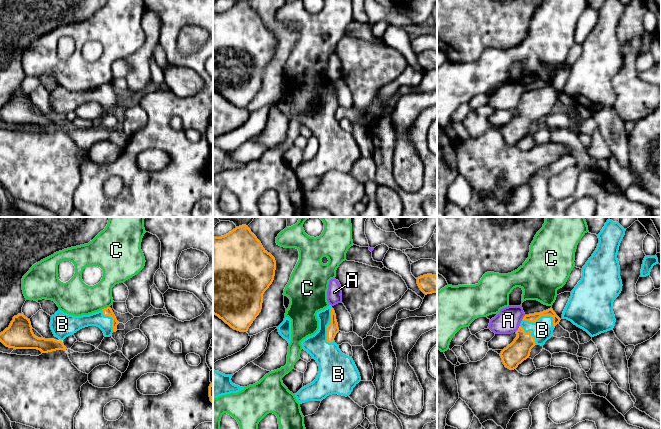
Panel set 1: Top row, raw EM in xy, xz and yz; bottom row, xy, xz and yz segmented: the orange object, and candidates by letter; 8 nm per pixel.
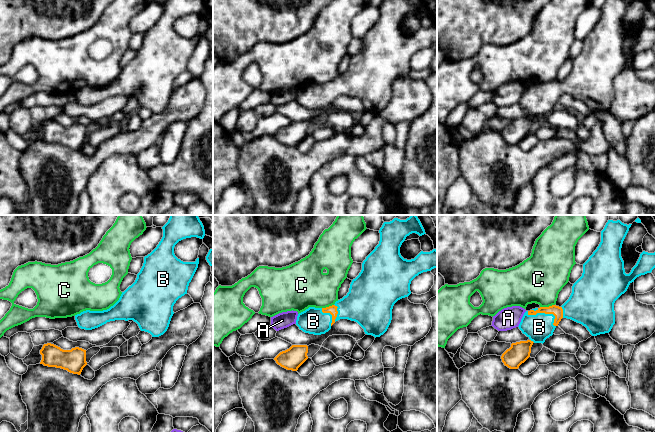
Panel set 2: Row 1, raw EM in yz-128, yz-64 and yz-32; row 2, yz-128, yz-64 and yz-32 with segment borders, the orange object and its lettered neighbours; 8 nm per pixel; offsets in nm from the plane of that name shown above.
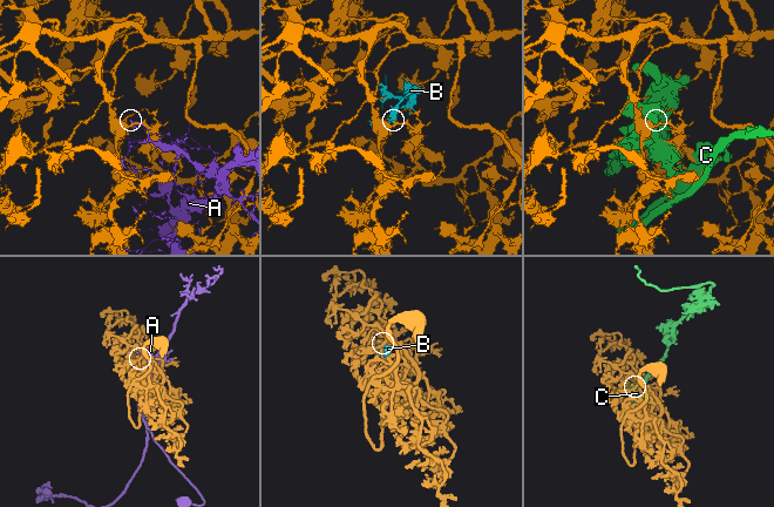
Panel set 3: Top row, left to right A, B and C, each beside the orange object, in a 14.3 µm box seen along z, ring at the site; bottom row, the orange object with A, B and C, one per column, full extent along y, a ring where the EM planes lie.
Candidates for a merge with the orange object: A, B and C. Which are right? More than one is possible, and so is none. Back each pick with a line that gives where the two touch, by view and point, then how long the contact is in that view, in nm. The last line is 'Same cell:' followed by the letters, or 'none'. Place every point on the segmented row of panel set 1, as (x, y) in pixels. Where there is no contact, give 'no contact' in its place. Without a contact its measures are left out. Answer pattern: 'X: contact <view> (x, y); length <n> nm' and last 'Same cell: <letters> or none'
B: contact xz (328, 325); length 300 nm
Same cell: B

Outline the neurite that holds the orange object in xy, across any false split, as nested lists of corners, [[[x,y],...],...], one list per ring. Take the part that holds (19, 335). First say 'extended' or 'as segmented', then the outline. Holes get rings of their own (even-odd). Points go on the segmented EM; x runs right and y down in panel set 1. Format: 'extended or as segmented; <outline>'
as segmented; [[[24,314],[13,317],[9,327],[0,333],[0,341],[6,347],[14,349],[37,349],[42,353],[66,351],[62,341],[36,337],[32,331],[30,319]]]

